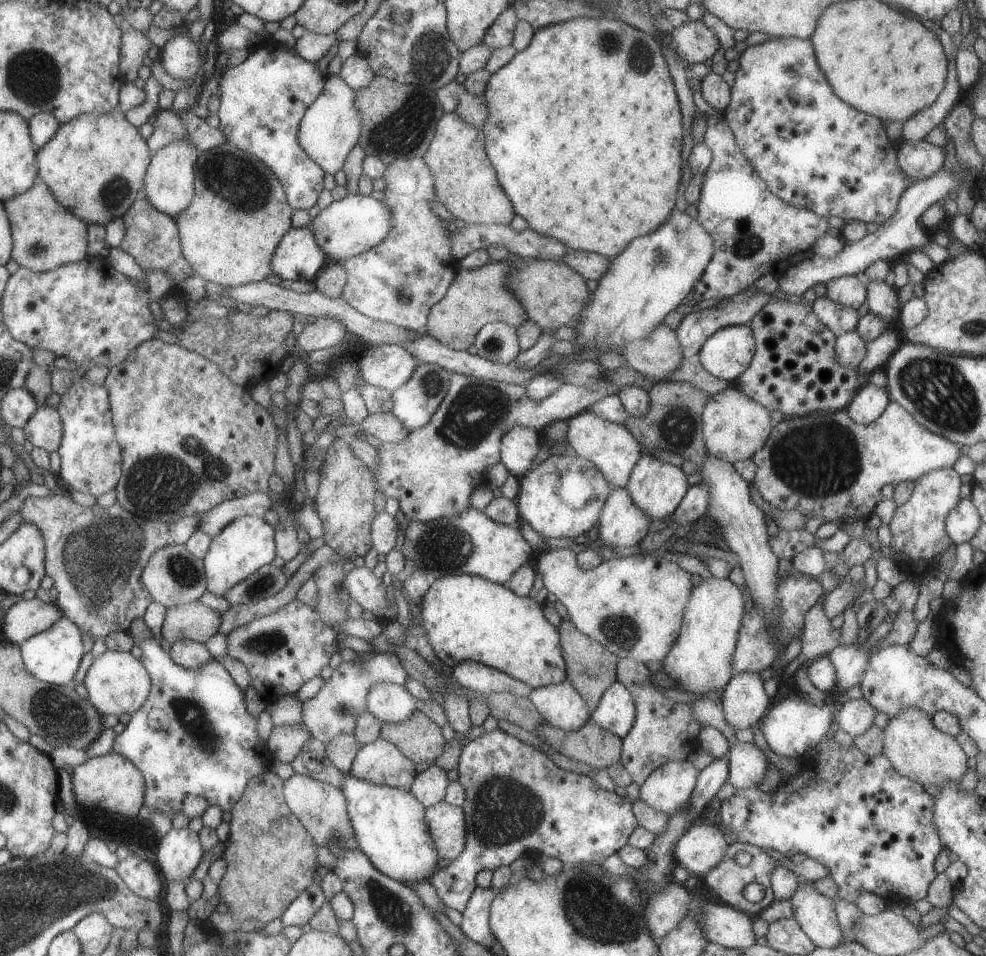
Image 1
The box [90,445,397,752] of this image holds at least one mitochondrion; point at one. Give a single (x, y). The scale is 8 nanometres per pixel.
(265, 643)

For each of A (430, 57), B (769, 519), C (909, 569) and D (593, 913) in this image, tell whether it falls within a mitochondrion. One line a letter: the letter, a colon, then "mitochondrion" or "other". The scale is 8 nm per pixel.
A: mitochondrion
B: other
C: other
D: mitochondrion

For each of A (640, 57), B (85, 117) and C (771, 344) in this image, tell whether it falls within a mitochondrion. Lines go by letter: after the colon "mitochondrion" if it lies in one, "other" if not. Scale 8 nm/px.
A: mitochondrion
B: other
C: other

